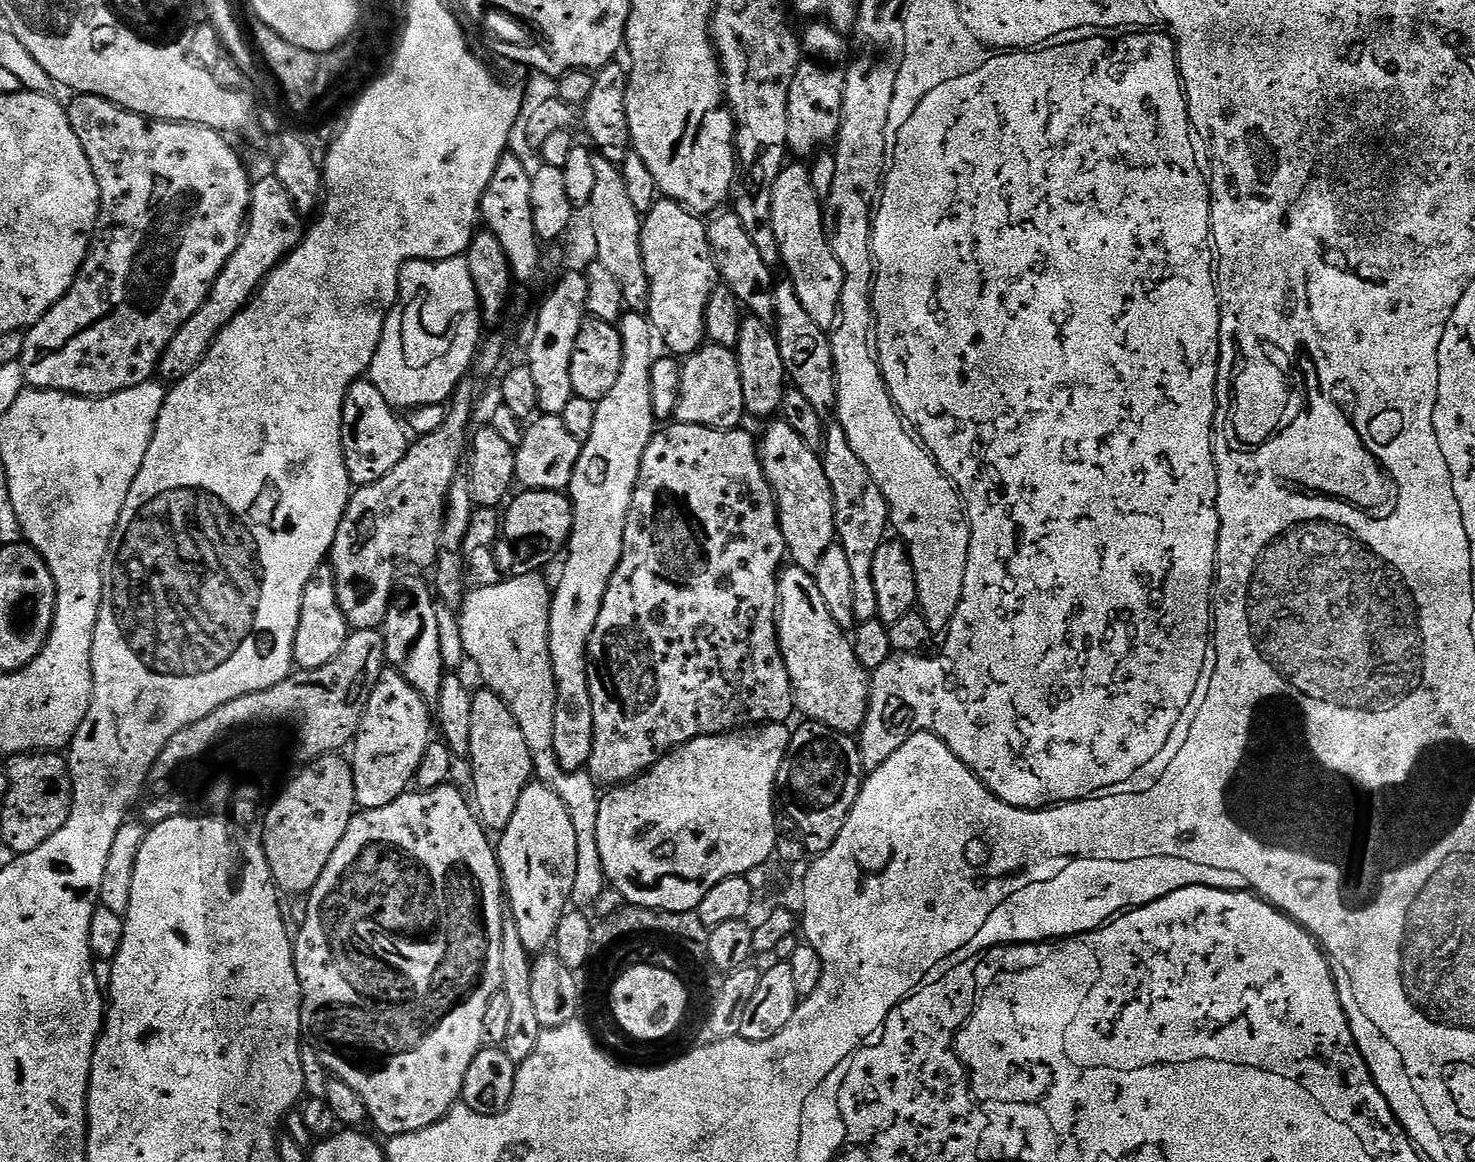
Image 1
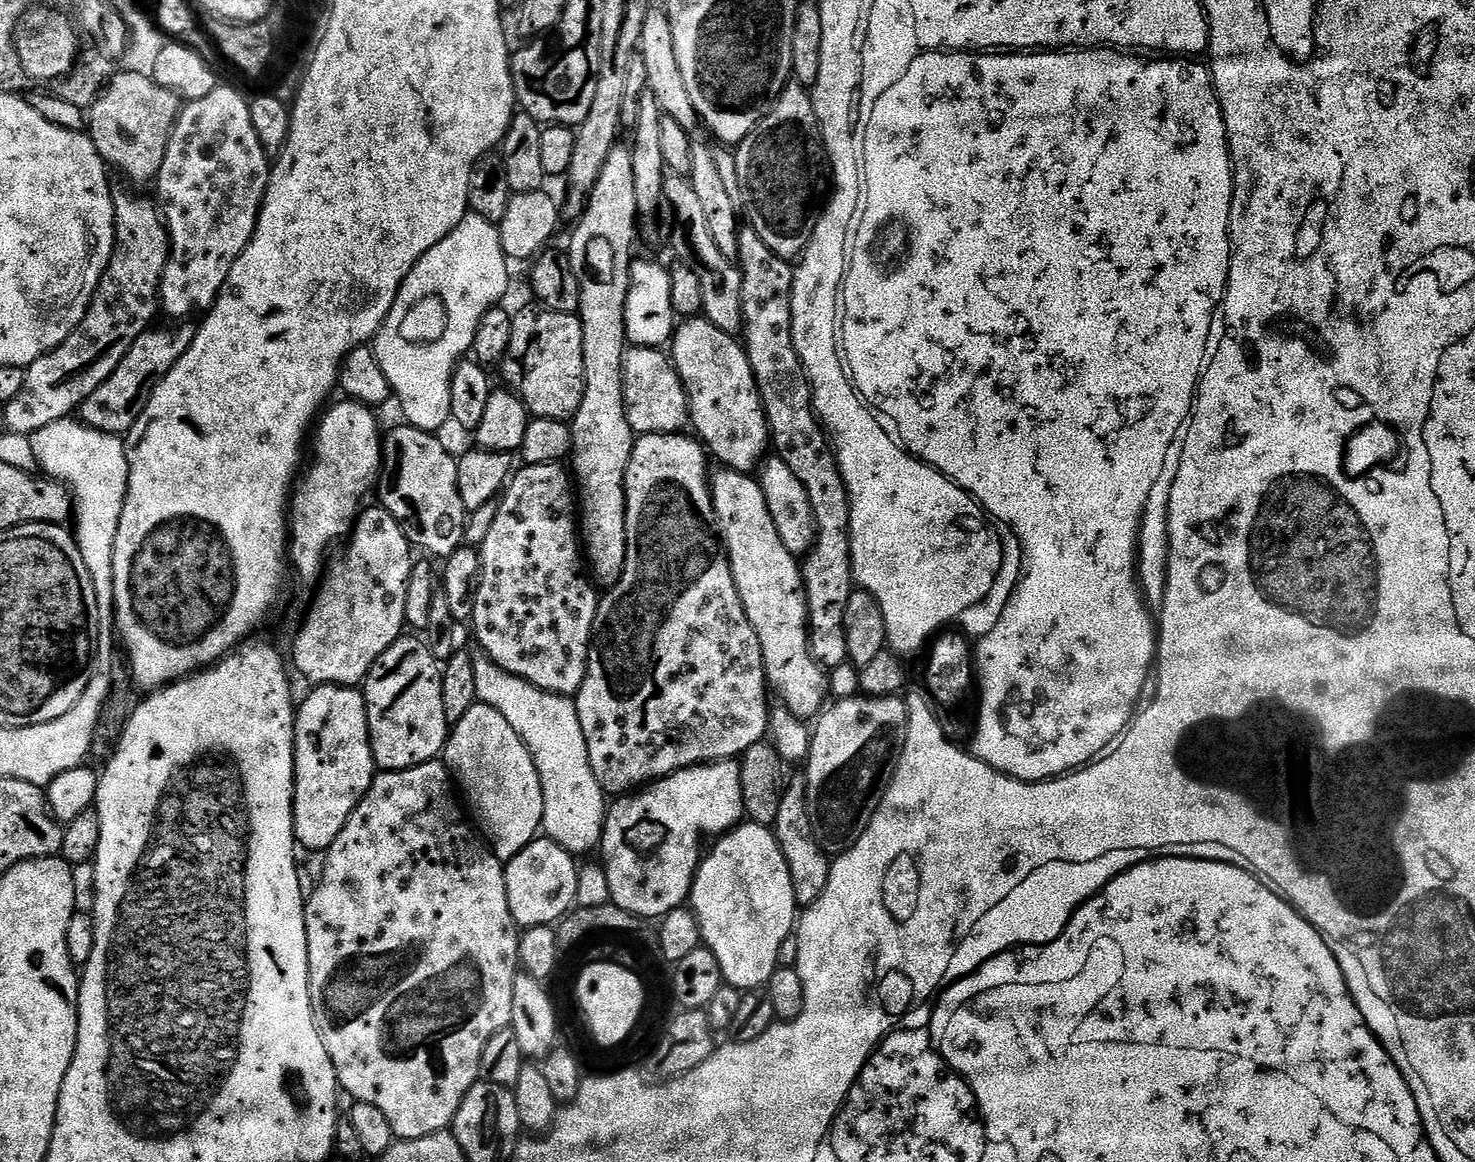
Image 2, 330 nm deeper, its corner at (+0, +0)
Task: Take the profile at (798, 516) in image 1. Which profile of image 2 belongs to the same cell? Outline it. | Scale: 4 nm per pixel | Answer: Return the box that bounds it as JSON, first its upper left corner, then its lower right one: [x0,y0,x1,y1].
[670,318,770,473]

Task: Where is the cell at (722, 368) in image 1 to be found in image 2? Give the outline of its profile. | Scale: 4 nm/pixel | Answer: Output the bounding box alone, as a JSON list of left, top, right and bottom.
[622,347,689,436]

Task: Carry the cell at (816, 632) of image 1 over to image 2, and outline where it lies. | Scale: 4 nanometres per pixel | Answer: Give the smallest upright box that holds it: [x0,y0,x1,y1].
[710,470,830,721]

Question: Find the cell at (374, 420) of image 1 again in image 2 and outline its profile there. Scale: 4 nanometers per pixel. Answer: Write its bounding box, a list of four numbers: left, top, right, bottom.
[378,426,469,558]

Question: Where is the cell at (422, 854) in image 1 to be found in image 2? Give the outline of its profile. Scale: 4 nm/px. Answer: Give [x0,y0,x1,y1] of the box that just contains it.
[304,759,521,1140]

